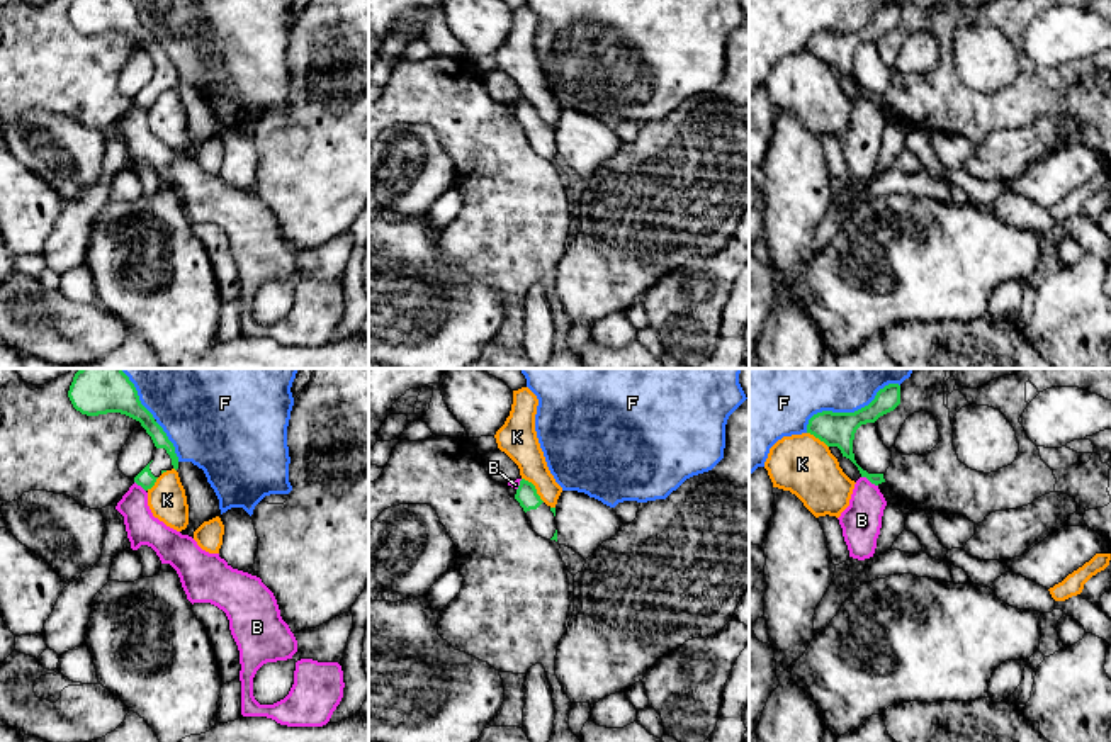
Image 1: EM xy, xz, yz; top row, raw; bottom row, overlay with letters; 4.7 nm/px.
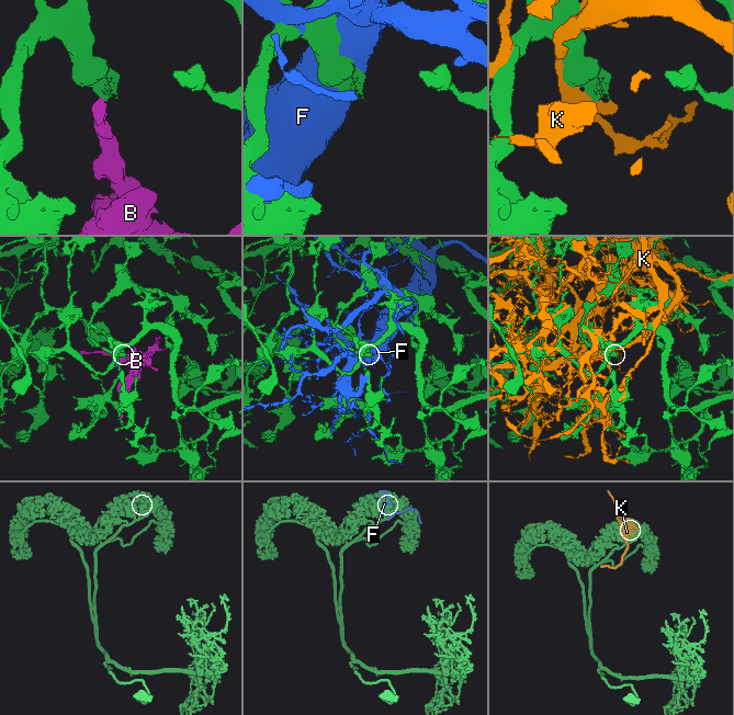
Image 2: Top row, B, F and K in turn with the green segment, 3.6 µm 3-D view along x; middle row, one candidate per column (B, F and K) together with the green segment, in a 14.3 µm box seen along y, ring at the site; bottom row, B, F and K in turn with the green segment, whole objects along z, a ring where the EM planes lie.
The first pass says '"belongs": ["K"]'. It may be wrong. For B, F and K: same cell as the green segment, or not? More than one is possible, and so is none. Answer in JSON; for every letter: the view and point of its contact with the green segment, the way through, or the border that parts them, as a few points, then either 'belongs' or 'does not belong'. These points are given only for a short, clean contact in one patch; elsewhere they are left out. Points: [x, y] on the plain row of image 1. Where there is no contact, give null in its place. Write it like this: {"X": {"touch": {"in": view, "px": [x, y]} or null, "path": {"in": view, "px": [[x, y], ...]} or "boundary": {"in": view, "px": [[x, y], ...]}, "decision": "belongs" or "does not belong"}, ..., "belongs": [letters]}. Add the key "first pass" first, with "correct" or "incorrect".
{"first pass": "incorrect", "B": {"touch": {"in": "yz", "px": [870, 101]}, "boundary": {"in": "yz", "px": [[862, 95], [877, 106]]}, "decision": "does not belong"}, "F": {"touch": {"in": "yz", "px": [848, 33]}, "decision": "does not belong"}, "K": {"touch": {"in": "xz", "px": [534, 107]}, "decision": "does not belong"}, "belongs": []}

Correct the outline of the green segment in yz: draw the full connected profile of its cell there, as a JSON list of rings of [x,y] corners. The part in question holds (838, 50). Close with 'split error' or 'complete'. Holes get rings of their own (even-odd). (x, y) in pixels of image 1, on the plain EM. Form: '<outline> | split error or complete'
[[[888,3],[880,8],[875,19],[854,32],[822,31],[809,39],[807,53],[814,54],[827,66],[837,66],[843,76],[849,78],[871,104],[885,102],[883,93],[868,93],[863,90],[853,73],[854,53],[861,44],[875,42],[880,36],[894,31],[900,24],[900,5]]] | complete

